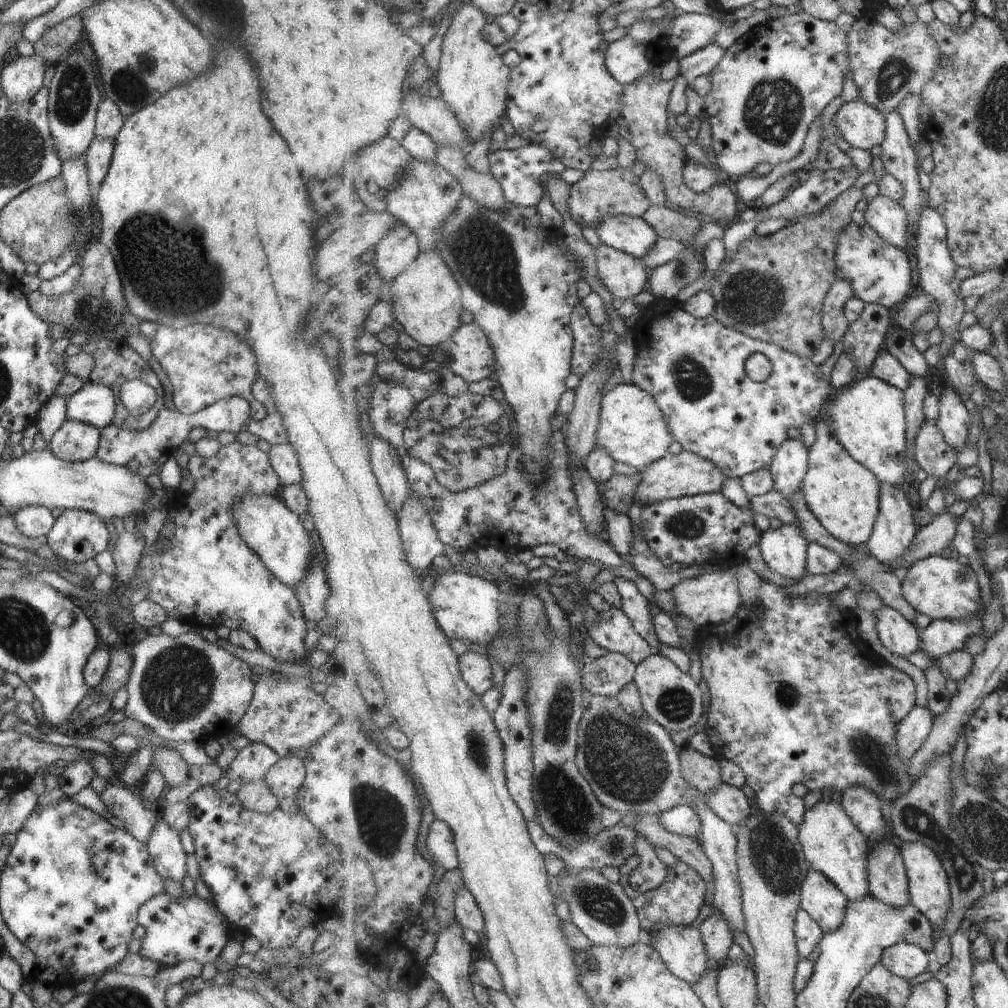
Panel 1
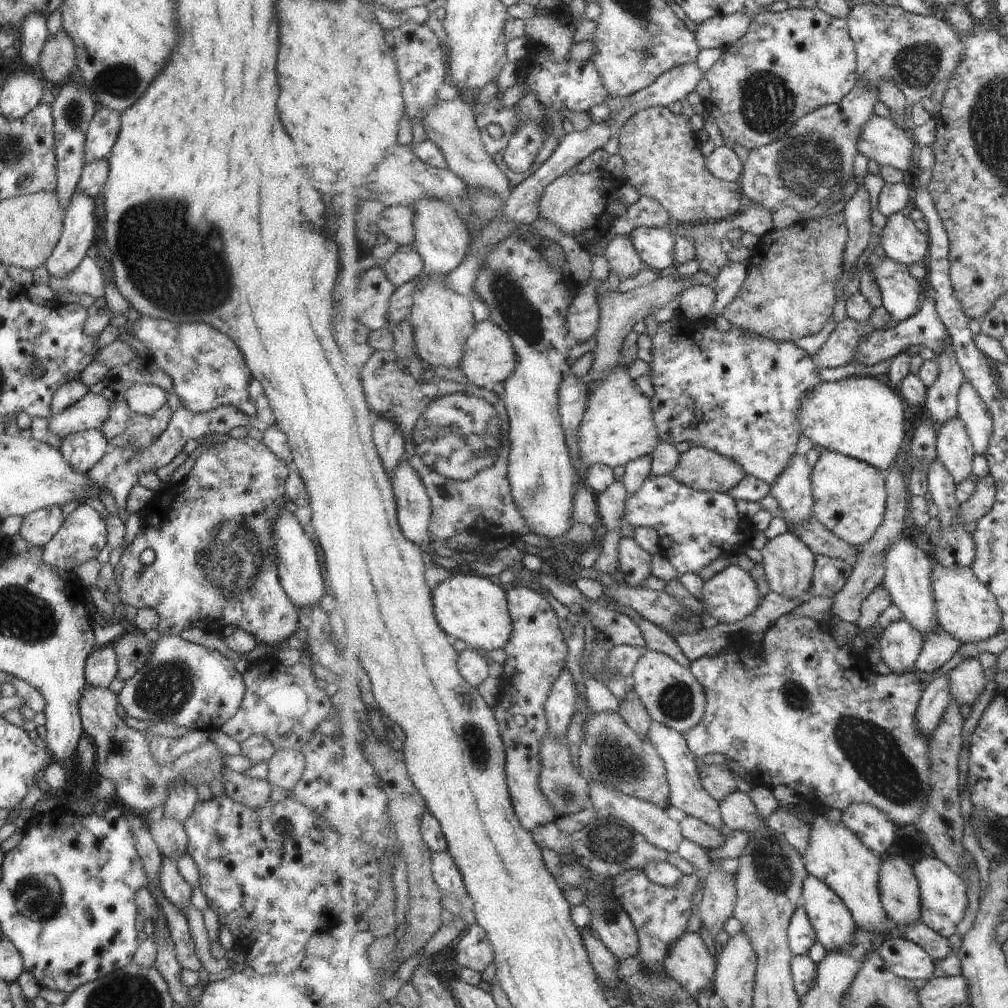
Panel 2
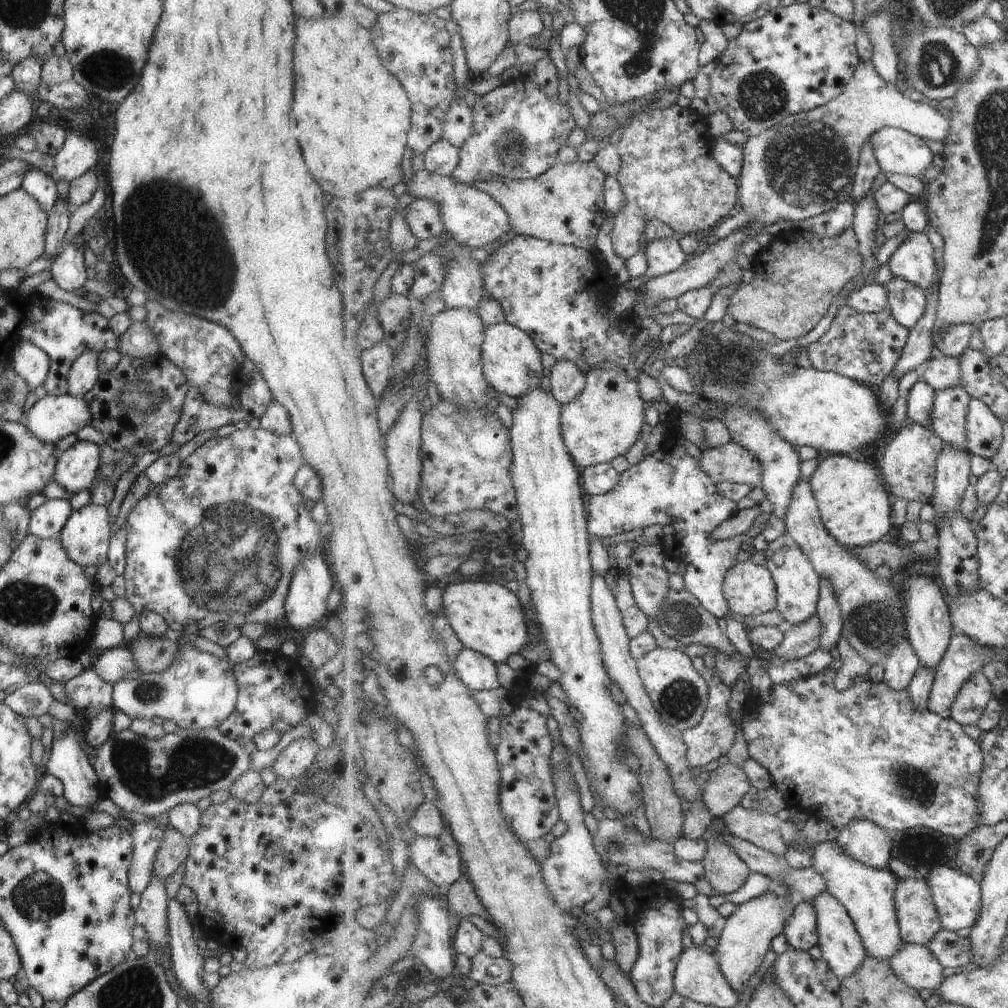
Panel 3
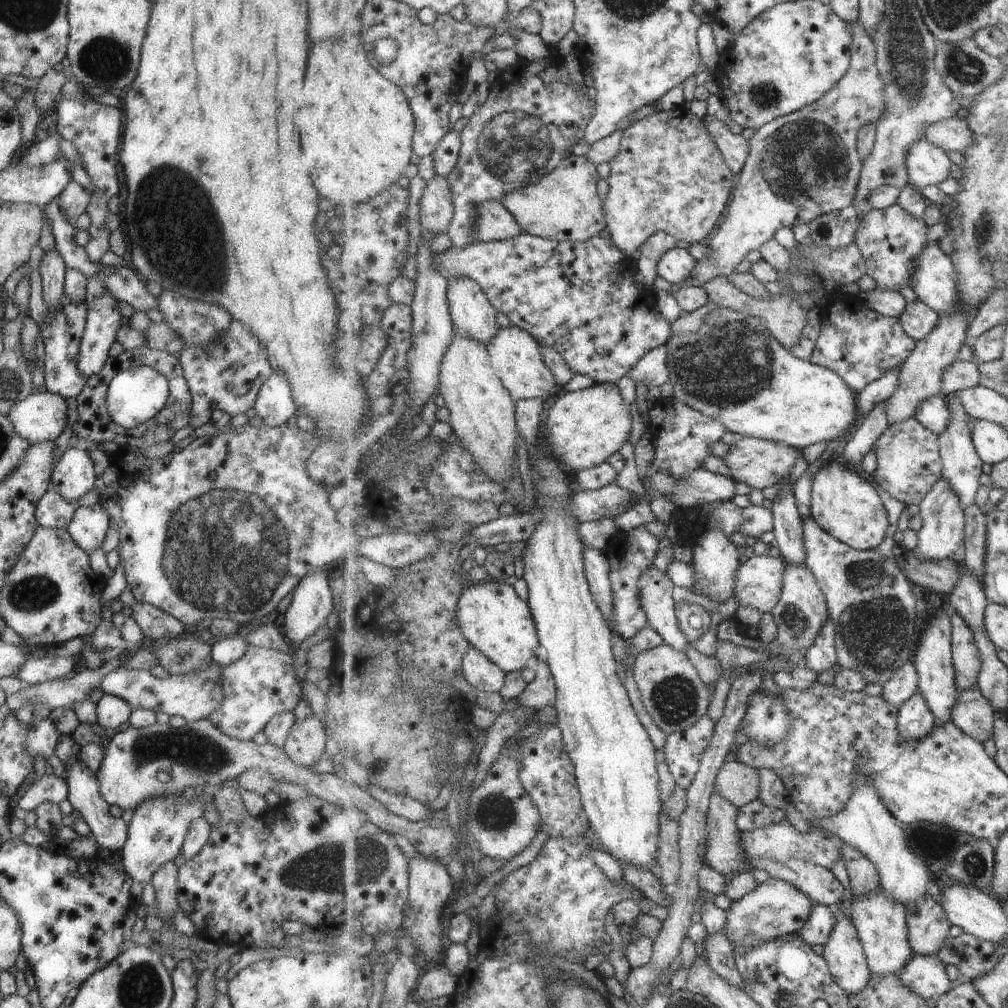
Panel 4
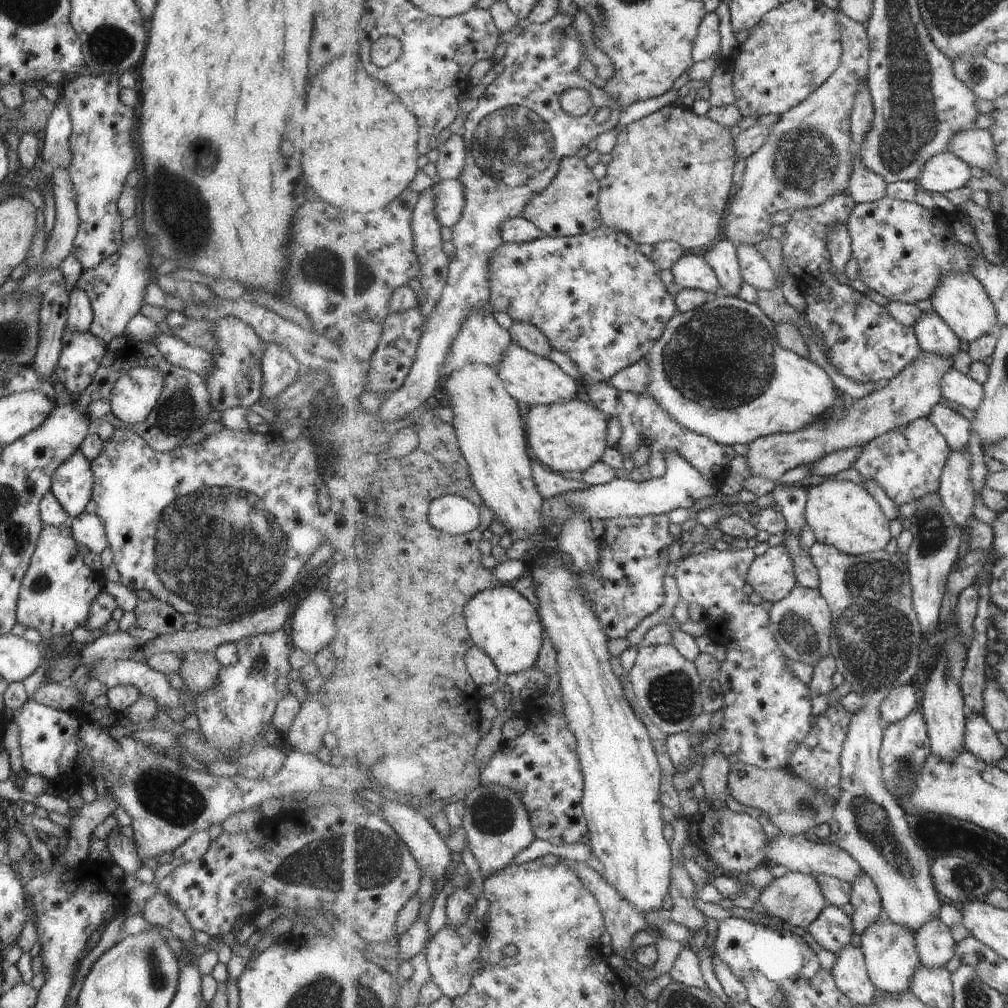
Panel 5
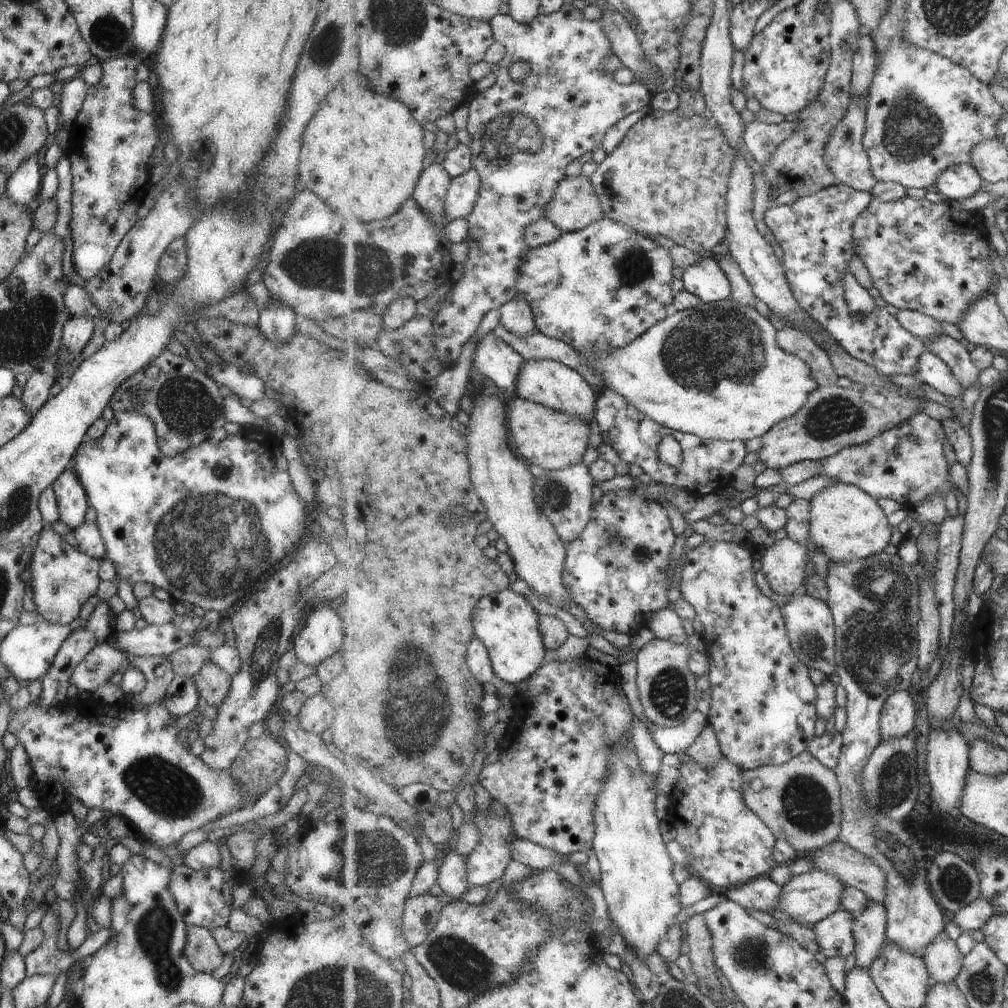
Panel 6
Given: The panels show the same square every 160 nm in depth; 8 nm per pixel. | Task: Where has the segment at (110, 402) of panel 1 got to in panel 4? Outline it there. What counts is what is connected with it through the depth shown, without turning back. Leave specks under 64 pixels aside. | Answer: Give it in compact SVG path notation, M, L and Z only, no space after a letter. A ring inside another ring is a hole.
M48 391L30 393L15 402L5 418L27 443L55 440L68 423L65 398Z

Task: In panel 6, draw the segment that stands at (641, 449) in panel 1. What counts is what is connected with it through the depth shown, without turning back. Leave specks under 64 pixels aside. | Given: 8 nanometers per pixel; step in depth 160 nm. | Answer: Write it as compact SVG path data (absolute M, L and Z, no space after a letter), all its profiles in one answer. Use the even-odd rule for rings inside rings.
M519 396L509 397L507 414L513 448L528 464L536 464L549 471L562 471L577 463L583 463L591 438L589 423L565 411L521 399Z

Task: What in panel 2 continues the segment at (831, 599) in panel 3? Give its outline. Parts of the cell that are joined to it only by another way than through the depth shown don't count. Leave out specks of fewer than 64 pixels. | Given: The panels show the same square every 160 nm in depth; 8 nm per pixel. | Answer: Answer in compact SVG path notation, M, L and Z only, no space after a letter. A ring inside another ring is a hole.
M817 555L816 559L812 590L821 598L835 597L847 584L854 568L839 558Z

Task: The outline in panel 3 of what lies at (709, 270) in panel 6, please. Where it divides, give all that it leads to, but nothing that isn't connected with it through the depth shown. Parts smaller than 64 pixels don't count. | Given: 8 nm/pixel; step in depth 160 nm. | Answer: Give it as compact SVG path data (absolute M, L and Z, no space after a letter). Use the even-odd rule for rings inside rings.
M677 238L655 240L646 246L649 279L665 276L679 270L691 256L683 250Z

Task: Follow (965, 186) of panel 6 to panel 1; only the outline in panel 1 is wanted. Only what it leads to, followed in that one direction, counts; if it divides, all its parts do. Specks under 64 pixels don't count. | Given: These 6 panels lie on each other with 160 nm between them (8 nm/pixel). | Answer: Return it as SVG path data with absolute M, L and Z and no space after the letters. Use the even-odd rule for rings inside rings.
M859 99L842 104L834 118L835 124L843 132L845 145L870 151L874 146L882 146L887 138L885 115Z

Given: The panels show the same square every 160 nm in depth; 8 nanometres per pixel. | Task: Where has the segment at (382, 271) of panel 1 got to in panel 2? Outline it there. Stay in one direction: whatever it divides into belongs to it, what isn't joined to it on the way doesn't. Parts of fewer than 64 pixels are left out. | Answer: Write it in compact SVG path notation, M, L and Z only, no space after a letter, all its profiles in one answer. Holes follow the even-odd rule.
M401 246L384 265L387 279L396 288L415 281L425 271L423 258L414 246L411 247Z

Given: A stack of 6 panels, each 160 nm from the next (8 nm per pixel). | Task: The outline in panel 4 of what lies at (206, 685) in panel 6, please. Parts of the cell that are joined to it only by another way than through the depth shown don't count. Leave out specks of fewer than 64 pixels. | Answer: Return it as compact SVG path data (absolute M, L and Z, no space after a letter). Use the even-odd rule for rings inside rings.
M171 638L163 642L153 642L149 648L155 652L158 664L169 675L191 674L213 664L211 645L195 638Z

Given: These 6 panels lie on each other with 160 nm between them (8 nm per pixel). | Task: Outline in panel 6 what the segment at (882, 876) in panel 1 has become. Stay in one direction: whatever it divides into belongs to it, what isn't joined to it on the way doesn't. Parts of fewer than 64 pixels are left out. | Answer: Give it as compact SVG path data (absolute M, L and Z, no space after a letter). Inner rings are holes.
M943 931L931 942L922 956L930 975L939 983L953 983L954 978L961 972L964 954L959 950L955 941Z

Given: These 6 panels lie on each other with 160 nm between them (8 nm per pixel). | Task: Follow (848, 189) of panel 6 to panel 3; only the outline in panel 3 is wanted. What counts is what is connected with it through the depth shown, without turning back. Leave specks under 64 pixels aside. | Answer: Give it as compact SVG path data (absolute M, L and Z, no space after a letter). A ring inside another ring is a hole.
M846 304L839 308L829 330L817 342L811 343L806 348L806 352L814 368L835 372L855 380L855 382L877 389L890 377L891 372L899 363L899 358L902 358L902 351L906 349L909 338L910 330L897 322L889 309L879 314L868 314L861 313Z

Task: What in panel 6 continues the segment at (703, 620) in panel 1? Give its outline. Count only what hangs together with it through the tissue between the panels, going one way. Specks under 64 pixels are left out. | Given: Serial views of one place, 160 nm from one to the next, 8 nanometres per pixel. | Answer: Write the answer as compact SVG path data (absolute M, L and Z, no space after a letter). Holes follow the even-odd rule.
M793 538L773 540L761 558L761 570L771 590L791 597L806 584L807 558L812 560L808 548Z

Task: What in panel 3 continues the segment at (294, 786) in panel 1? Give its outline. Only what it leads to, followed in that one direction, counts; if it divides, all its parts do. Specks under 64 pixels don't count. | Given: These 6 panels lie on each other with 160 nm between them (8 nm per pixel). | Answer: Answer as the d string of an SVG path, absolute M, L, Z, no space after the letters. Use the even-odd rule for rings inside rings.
M300 737L292 740L273 760L270 770L279 778L299 778L313 765L318 747L313 738Z

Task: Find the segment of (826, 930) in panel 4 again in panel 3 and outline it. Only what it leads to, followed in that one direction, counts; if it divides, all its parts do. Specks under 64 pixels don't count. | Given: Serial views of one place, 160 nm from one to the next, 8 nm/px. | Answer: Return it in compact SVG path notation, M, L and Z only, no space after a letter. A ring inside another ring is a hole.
M803 902L795 907L783 935L788 945L797 950L808 951L819 944L819 914L813 903Z

